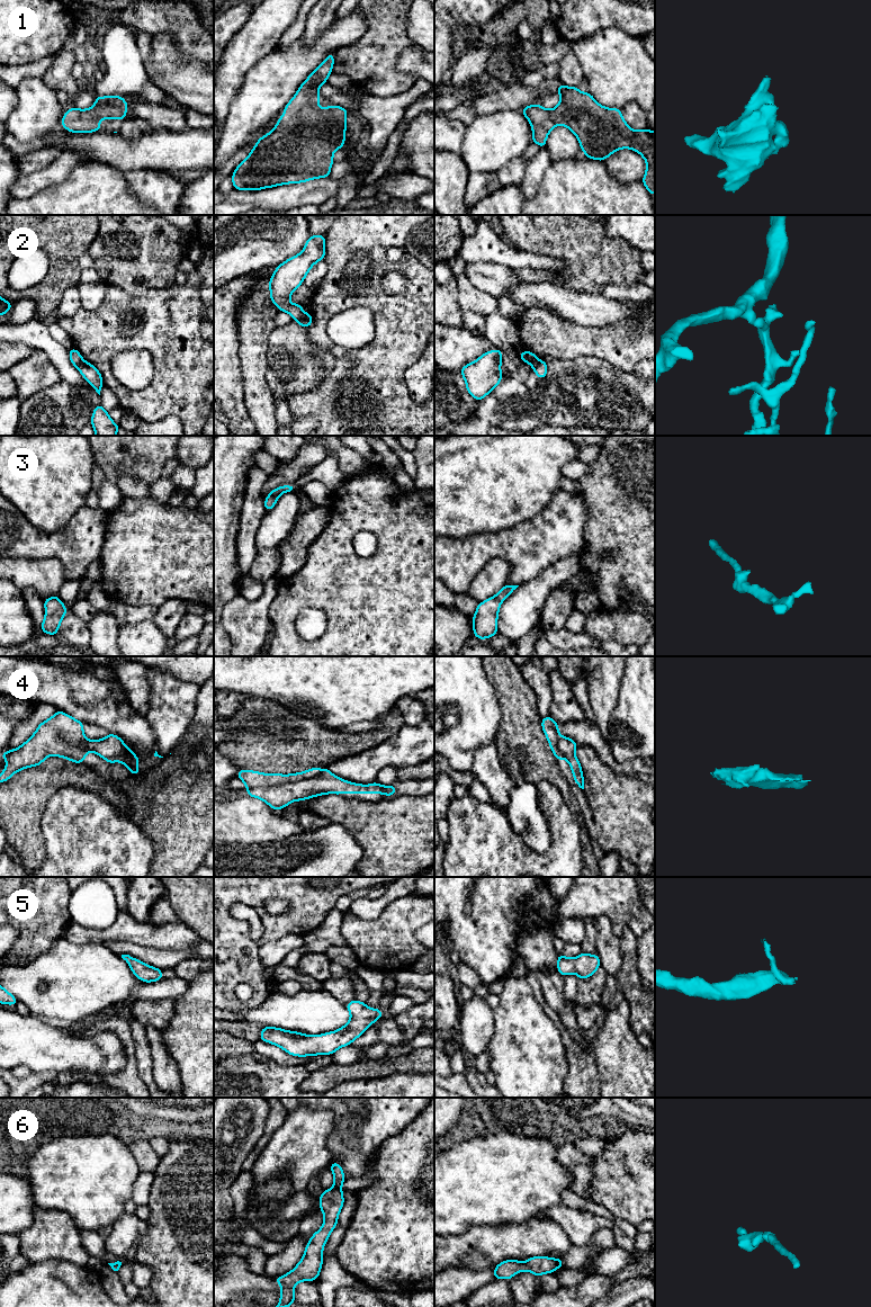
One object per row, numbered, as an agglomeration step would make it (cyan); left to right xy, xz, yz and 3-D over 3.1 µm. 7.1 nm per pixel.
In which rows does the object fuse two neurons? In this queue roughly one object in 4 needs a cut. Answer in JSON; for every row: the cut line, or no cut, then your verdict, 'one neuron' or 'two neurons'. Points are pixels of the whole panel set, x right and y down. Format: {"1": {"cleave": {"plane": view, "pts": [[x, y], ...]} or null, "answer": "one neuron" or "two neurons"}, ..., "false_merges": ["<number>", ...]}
{"1": {"cleave": null, "answer": "one neuron"}, "2": {"cleave": {"plane": "xz", "pts": [[305, 313], [296, 321]]}, "answer": "two neurons"}, "3": {"cleave": null, "answer": "one neuron"}, "4": {"cleave": {"plane": "xz", "pts": [[323, 770], [314, 777], [298, 781], [248, 789]]}, "answer": "two neurons"}, "5": {"cleave": null, "answer": "one neuron"}, "6": {"cleave": null, "answer": "one neuron"}, "false_merges": ["2", "4"]}

